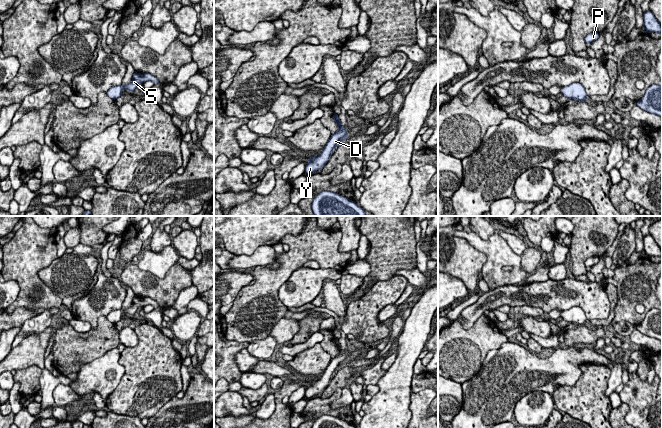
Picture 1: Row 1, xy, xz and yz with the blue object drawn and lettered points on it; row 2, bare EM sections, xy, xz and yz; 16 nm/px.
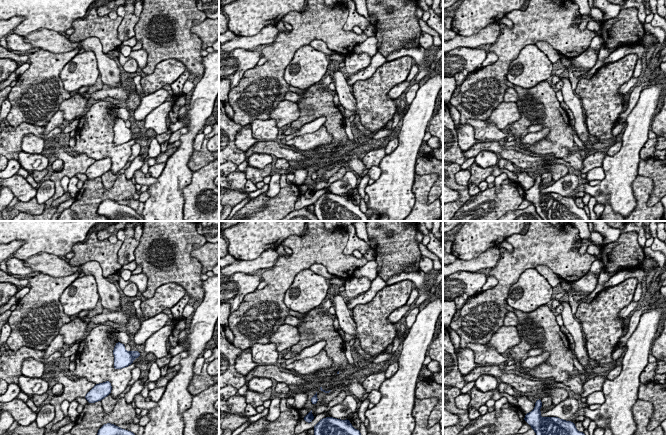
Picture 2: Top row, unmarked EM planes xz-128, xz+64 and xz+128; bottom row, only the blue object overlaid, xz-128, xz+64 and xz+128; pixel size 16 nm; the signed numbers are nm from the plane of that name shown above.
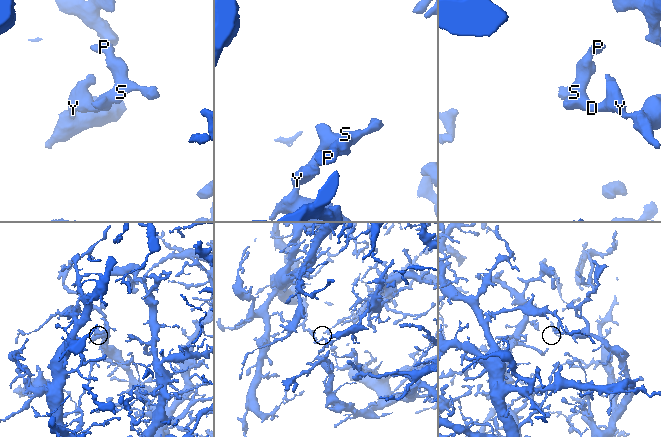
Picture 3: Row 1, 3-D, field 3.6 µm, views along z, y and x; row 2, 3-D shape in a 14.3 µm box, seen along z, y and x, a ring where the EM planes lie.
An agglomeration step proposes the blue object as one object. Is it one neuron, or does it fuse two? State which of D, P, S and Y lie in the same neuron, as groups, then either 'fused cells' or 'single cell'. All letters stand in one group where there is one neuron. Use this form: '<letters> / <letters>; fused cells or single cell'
D P S Y; single cell

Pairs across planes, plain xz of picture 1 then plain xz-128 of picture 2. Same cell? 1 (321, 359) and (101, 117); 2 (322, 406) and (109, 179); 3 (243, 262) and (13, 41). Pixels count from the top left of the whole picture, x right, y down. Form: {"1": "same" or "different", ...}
{"1": "same", "2": "different", "3": "different"}

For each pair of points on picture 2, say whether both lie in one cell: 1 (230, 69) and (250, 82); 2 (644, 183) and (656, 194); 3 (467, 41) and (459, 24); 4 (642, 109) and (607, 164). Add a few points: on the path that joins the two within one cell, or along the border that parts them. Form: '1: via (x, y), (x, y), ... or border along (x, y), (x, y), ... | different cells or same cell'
1: border along (256, 65), (249, 68), (240, 80) | different cells
2: border along (638, 174), (652, 180), (651, 207) | different cells
3: border along (486, 26), (471, 35), (457, 35) | different cells
4: via (638, 124), (631, 146), (622, 155) | same cell

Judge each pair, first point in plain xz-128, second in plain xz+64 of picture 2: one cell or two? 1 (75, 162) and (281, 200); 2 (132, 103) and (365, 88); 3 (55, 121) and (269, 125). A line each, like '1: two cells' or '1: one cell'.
1: one cell
2: one cell
3: one cell

